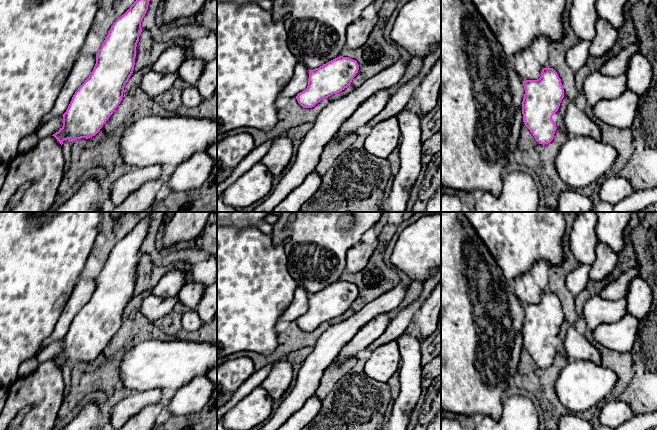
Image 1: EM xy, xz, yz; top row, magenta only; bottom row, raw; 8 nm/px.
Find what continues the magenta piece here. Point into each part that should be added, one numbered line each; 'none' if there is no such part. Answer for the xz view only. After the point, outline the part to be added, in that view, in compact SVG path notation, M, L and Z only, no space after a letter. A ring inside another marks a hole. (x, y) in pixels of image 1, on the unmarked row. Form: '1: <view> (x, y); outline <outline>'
none

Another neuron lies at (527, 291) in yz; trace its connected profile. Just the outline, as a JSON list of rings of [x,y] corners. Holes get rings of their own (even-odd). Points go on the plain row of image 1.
[[[531,272],[518,275],[513,282],[517,299],[525,304],[537,304],[541,300],[543,291],[535,282]]]

